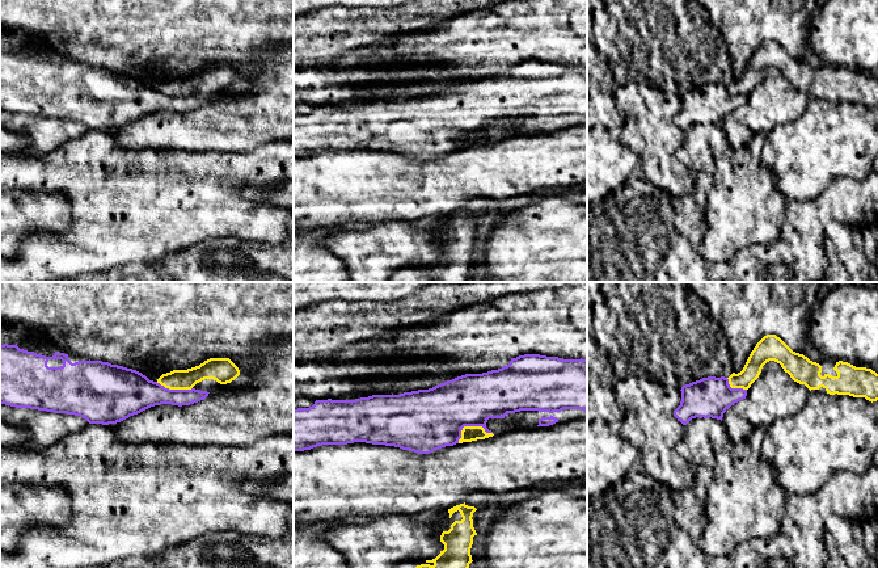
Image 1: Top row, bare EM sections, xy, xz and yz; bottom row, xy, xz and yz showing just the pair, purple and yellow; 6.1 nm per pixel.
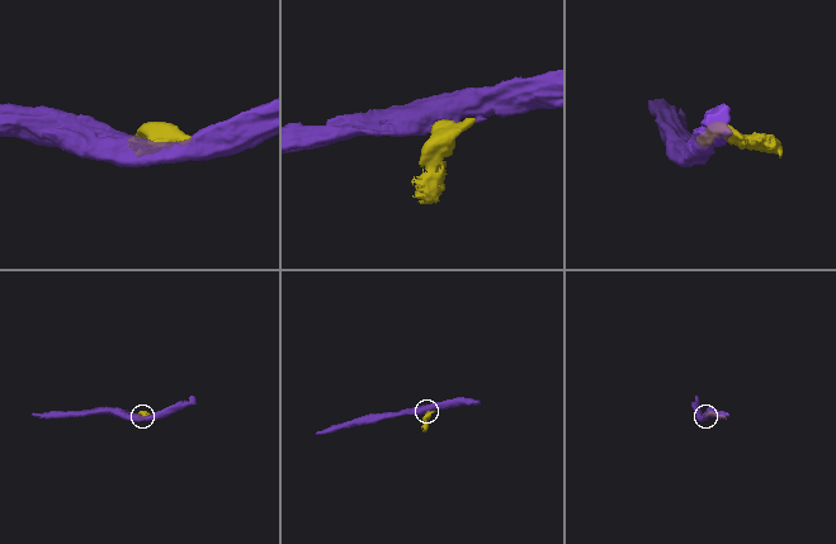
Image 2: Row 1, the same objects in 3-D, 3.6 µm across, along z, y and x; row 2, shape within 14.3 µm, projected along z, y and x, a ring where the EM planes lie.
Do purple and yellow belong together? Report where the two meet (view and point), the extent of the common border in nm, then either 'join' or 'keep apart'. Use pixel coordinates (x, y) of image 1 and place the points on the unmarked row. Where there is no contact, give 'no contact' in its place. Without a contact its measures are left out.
contact xz (471, 131); length 240 nm; keep apart

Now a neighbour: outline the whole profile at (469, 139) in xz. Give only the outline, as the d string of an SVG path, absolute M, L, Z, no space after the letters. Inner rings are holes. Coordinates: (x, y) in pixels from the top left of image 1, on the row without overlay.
M464 132L461 136L461 144L459 146L459 150L485 146L493 142L493 139L486 139L482 132Z

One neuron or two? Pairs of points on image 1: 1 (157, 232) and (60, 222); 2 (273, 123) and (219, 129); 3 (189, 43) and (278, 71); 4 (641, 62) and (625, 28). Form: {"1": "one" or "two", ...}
{"1": "two", "2": "one", "3": "two", "4": "one"}

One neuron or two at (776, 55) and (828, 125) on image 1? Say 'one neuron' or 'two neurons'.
two neurons

